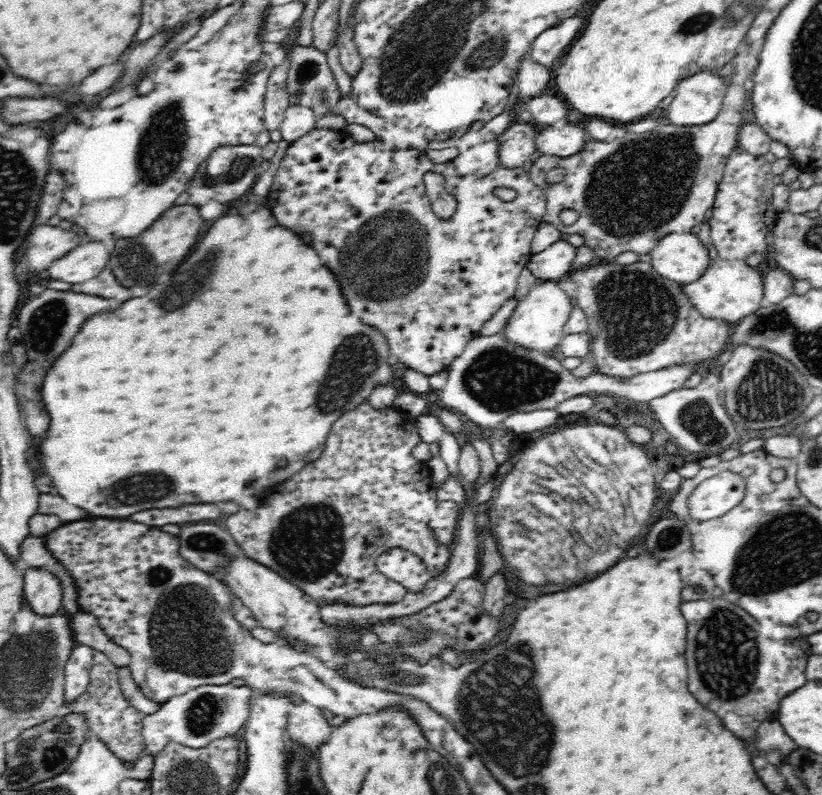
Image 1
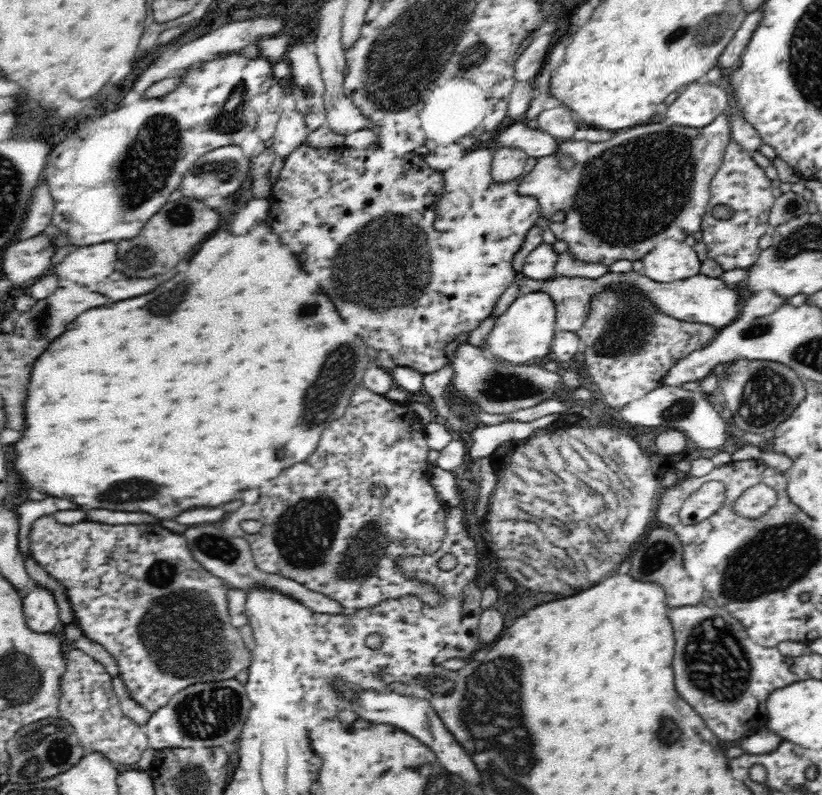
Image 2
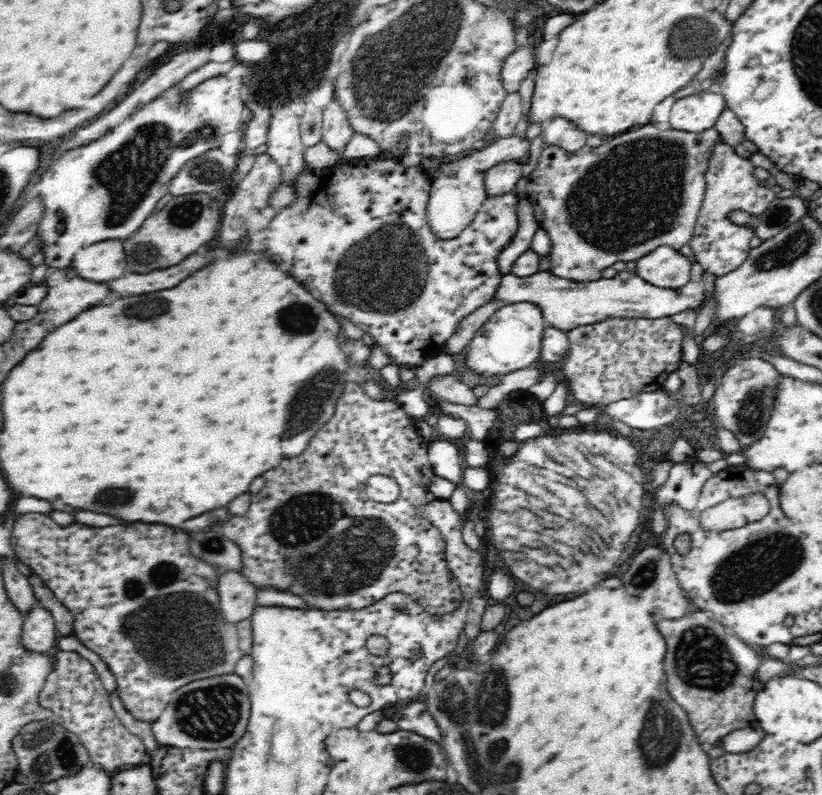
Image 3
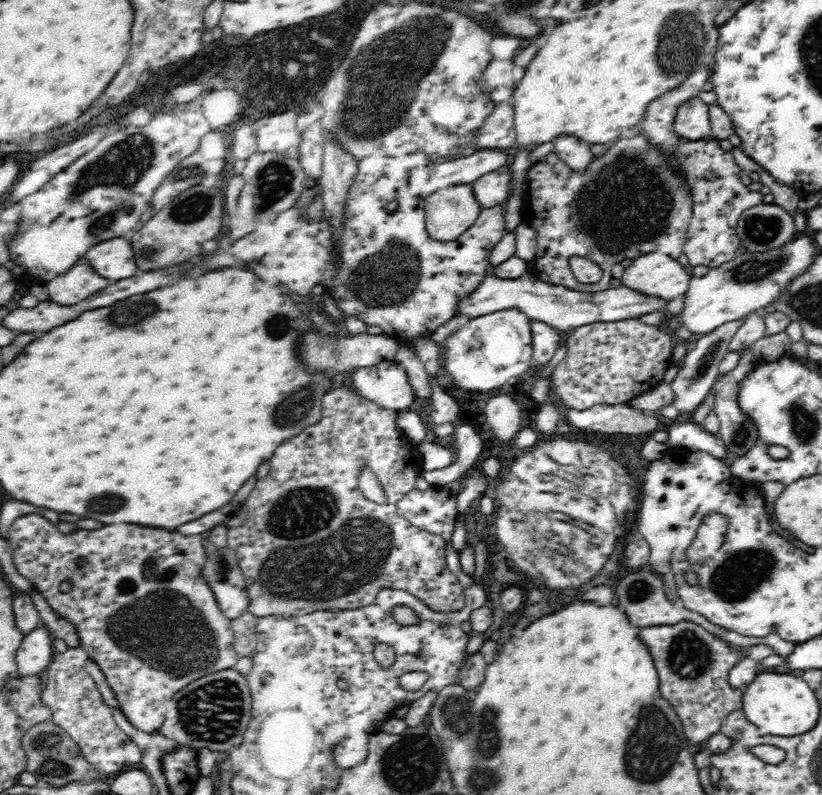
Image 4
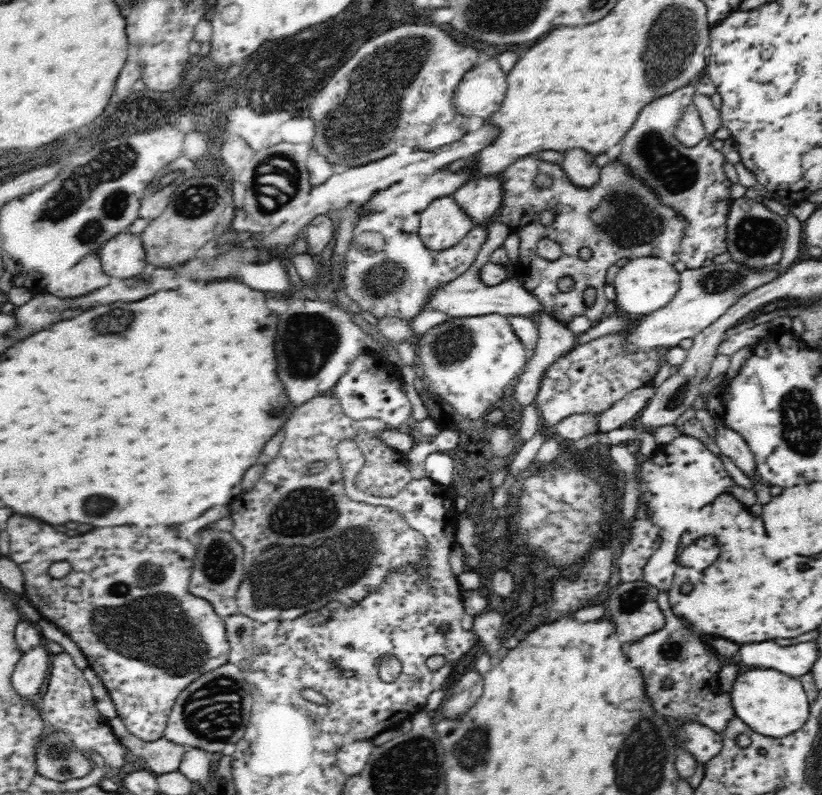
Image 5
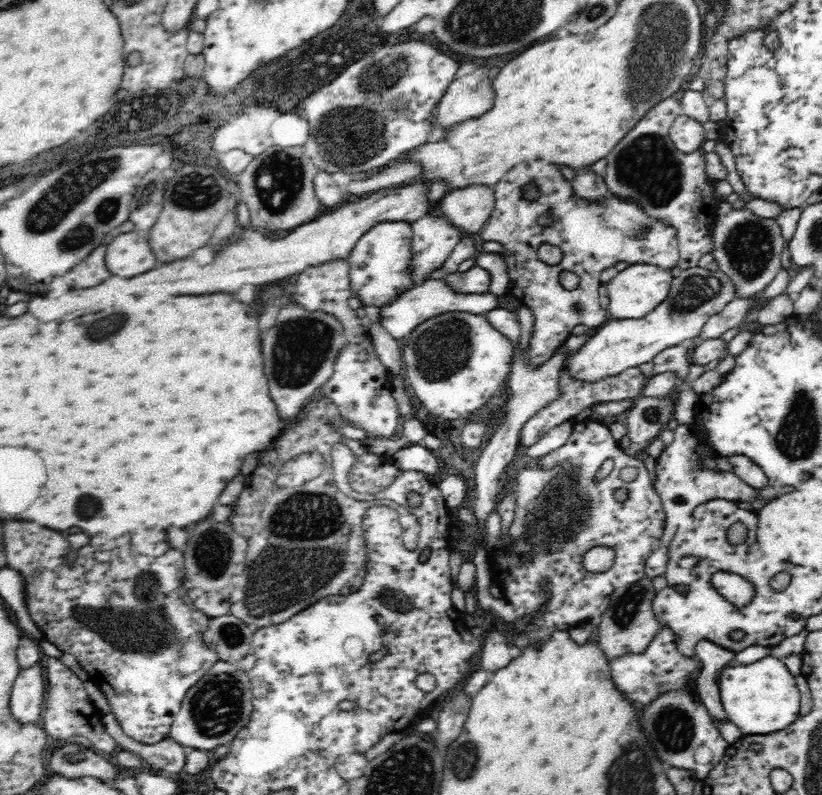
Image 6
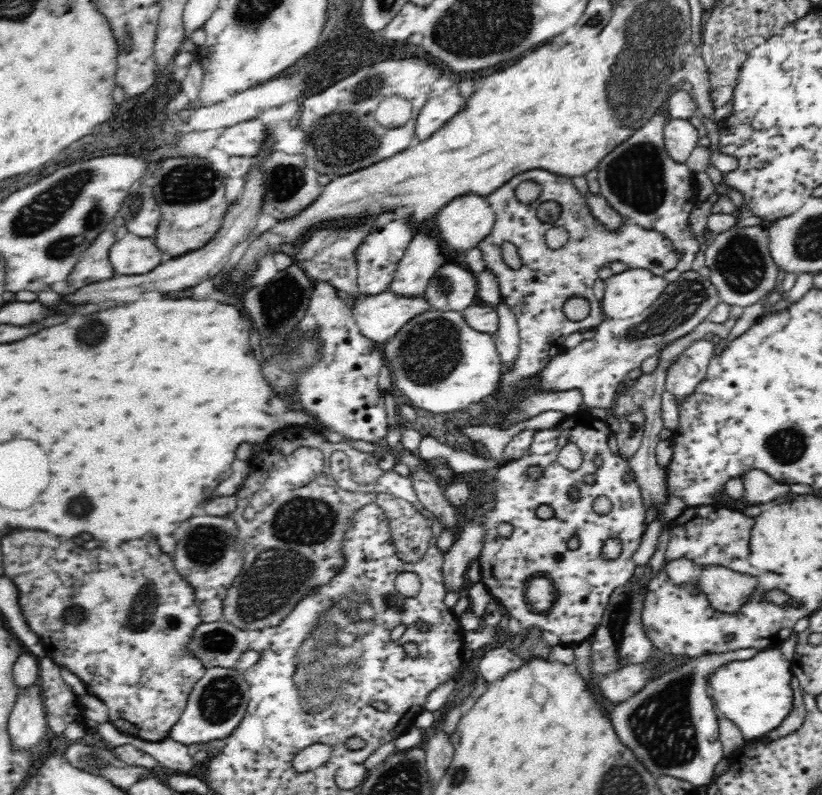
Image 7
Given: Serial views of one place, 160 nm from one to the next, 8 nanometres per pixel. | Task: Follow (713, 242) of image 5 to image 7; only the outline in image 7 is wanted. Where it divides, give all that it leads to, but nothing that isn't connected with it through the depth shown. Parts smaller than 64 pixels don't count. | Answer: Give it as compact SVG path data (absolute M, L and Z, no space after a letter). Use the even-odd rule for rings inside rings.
M651 116L636 129L632 138L622 142L596 165L596 179L600 186L599 194L625 220L656 230L672 241L678 255L676 270L684 273L691 270L696 253L701 250L700 243L688 229L688 214L698 200L693 172L685 163L672 160L666 152L663 137L665 124L664 116Z

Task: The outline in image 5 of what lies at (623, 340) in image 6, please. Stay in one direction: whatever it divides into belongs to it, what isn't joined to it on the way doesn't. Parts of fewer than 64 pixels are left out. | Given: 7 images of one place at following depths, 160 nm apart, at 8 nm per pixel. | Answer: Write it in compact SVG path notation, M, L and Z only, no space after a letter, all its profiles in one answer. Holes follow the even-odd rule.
M730 261L725 264L712 264L708 268L702 266L698 269L686 269L680 272L679 276L679 292L676 292L675 298L667 306L642 317L630 318L627 329L622 330L629 332L627 340L632 343L634 349L671 349L679 346L684 339L694 339L746 294L778 278L776 268L766 272L753 272L752 269L745 268L744 264ZM628 328L631 330L628 331Z

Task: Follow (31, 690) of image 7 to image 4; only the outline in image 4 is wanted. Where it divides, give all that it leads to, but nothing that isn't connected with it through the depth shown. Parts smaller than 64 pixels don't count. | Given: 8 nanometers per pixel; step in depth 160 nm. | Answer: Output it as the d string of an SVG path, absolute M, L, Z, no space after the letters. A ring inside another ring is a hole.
M42 622L36 630L24 635L24 642L16 654L16 664L20 664L20 672L24 672L22 676L39 675L46 670L56 653L53 641Z

